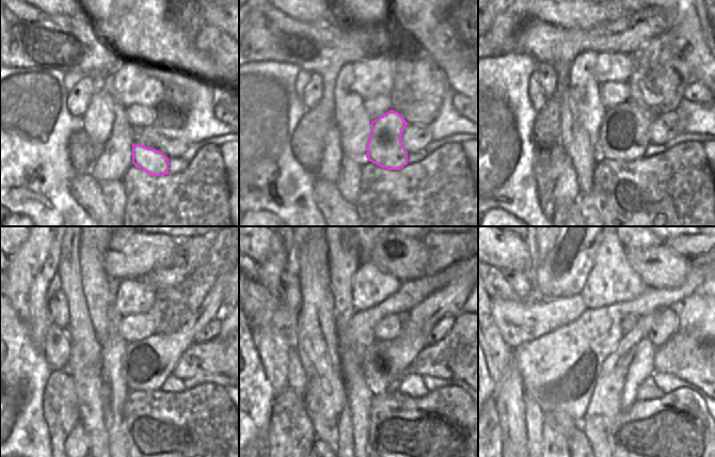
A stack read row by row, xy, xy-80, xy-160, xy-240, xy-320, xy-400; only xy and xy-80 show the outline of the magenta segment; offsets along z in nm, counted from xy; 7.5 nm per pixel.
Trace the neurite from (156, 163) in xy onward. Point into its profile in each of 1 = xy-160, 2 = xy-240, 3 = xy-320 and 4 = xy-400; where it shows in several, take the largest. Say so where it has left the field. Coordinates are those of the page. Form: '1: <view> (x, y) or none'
1: xy-160 (624, 132)
2: xy-240 (147, 363)
3: xy-320 (385, 362)
4: xy-400 (652, 315)

